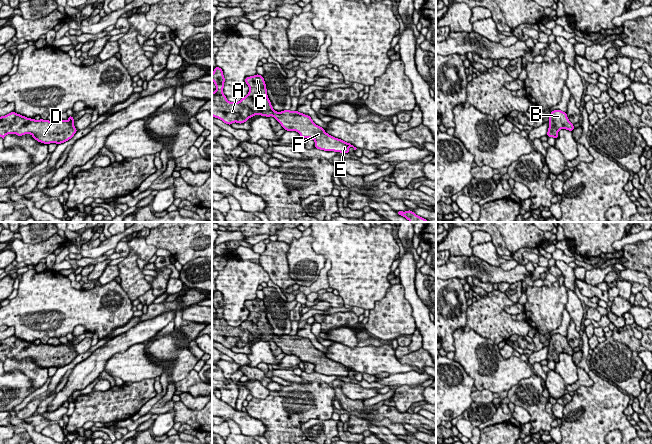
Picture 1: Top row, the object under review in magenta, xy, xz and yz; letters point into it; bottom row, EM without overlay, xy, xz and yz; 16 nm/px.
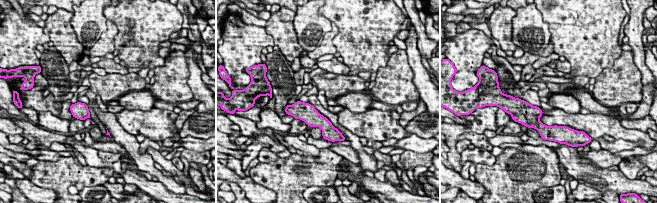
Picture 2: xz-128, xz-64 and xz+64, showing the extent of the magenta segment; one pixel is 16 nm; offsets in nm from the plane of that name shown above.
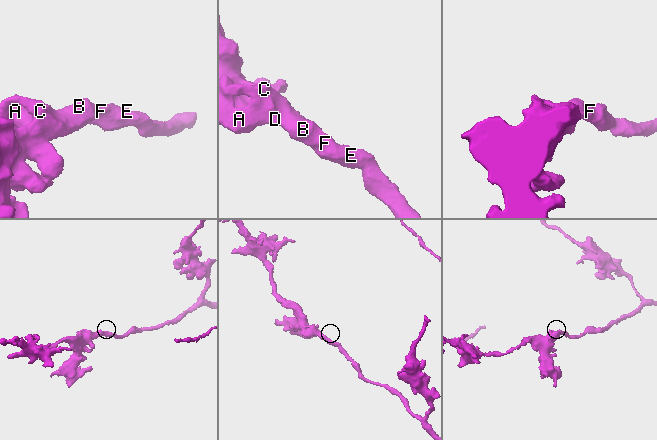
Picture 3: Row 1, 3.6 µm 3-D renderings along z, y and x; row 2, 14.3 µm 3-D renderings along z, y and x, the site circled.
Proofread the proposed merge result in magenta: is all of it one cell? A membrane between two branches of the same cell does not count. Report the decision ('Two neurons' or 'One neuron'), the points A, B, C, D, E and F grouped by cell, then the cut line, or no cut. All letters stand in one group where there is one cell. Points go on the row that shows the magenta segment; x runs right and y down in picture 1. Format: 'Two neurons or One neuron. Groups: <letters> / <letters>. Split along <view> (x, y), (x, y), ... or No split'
One neuron. Groups: A B C D E F. No split

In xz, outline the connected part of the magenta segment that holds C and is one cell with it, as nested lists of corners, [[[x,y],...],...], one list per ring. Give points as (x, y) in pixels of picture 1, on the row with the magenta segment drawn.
[[[214,68],[212,81],[216,86],[216,90],[212,92],[212,116],[228,125],[234,122],[242,124],[255,115],[273,116],[286,131],[296,131],[301,138],[313,139],[317,149],[340,153],[349,153],[350,147],[357,149],[352,144],[326,133],[309,115],[290,110],[275,111],[268,98],[264,78],[259,74],[245,78],[249,92],[239,102],[230,102],[224,95],[225,78],[221,68]]]

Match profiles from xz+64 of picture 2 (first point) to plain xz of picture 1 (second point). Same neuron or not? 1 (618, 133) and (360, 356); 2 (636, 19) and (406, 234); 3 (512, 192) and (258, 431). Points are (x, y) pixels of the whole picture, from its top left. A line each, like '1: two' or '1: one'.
1: one
2: two
3: two

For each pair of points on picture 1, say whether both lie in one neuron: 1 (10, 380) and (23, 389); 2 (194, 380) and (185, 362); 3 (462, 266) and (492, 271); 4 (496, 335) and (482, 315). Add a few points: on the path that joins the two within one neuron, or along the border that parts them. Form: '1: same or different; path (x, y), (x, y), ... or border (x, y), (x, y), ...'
1: same; path (13, 383), (16, 386), (20, 386)
2: different; border (193, 368), (185, 377), (175, 383)
3: same; path (469, 266), (485, 271)
4: same; path (496, 330), (487, 320)

